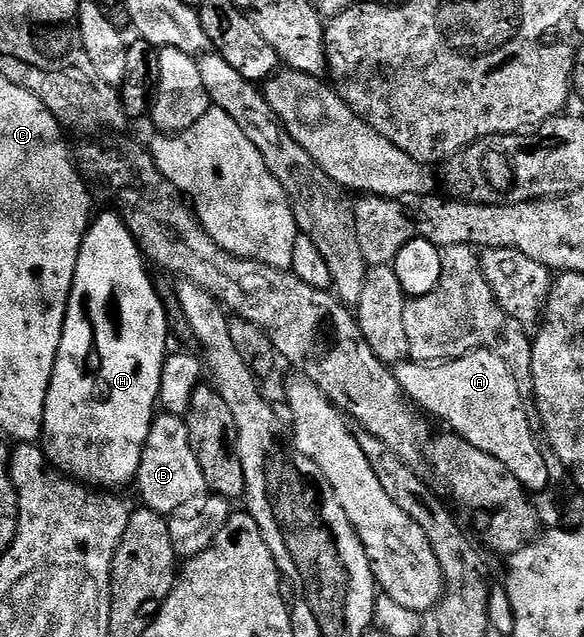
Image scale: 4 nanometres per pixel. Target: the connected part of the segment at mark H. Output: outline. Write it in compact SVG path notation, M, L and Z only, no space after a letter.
M114 210L97 215L87 224L77 257L61 345L45 397L41 446L56 471L95 489L119 489L115 487L125 486L139 474L143 446L157 414L163 364L169 354L169 324L160 292L155 292L147 276L148 264L123 219Z

